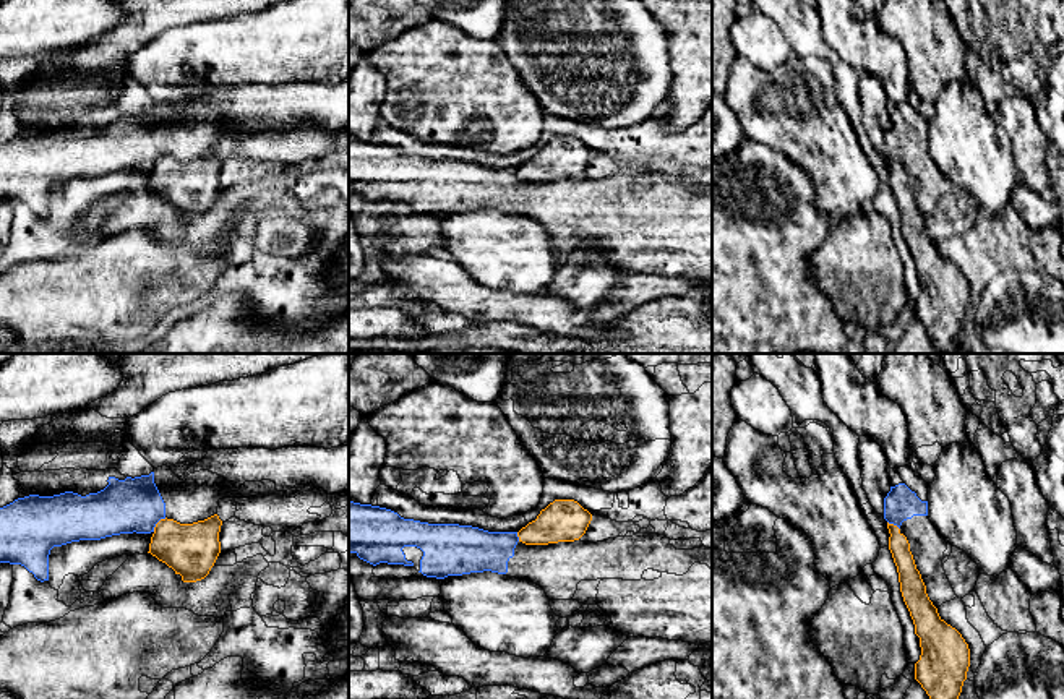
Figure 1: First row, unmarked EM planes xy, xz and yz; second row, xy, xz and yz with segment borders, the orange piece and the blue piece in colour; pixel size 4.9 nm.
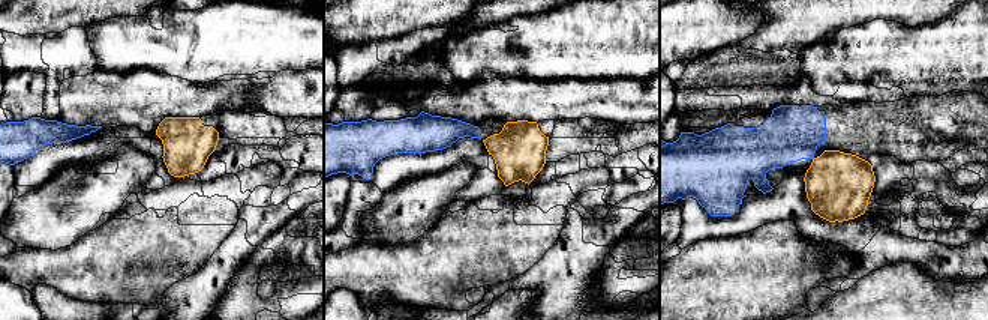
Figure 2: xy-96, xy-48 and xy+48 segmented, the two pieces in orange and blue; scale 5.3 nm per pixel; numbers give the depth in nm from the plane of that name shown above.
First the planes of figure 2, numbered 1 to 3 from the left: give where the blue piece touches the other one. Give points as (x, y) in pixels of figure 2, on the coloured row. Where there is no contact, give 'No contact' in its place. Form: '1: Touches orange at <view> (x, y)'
1: No contact
2: No contact
3: No contact

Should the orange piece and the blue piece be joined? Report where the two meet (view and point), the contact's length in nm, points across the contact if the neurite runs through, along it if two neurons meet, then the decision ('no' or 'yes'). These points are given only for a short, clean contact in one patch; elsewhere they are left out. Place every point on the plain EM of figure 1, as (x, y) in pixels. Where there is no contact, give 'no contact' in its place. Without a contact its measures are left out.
meets orange in xy at (158, 159); contact 100 nm long; no

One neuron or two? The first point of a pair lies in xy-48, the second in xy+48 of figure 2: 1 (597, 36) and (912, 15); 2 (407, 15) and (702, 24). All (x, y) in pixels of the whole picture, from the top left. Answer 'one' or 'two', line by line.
1: two
2: one

